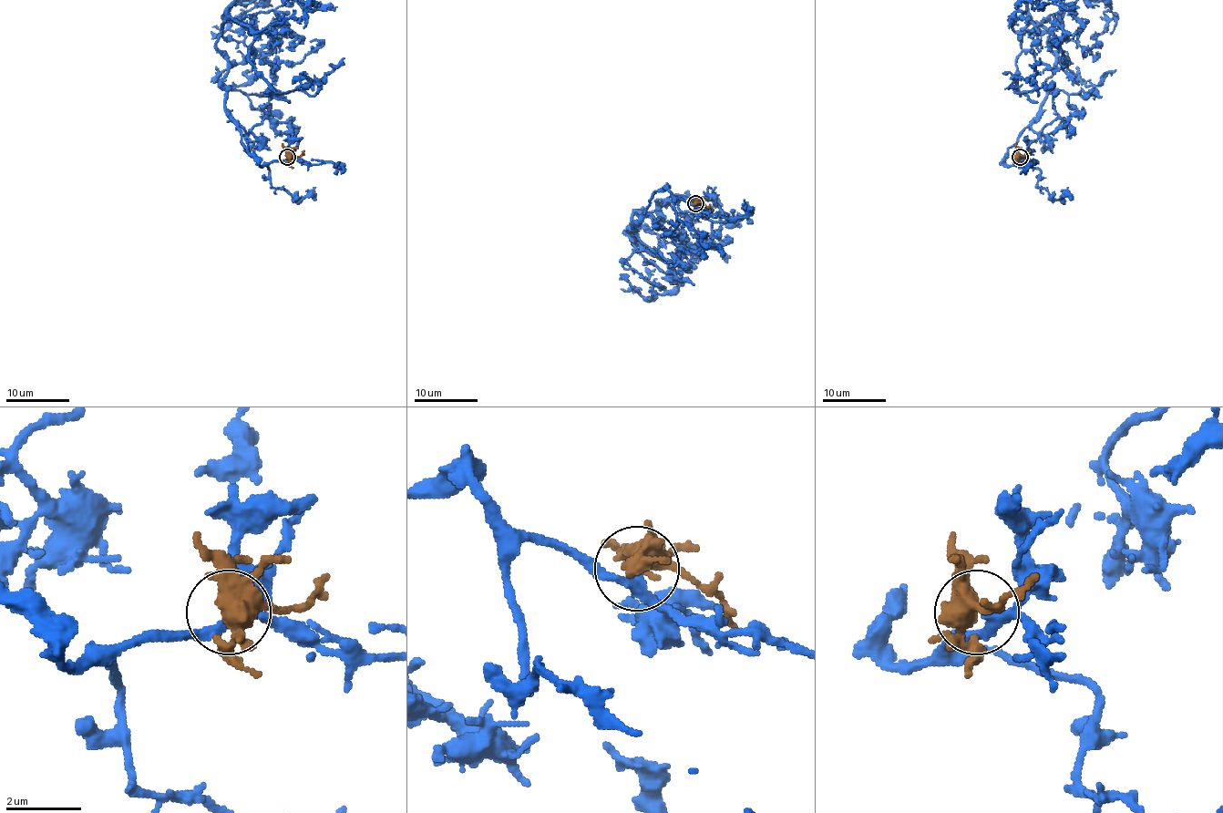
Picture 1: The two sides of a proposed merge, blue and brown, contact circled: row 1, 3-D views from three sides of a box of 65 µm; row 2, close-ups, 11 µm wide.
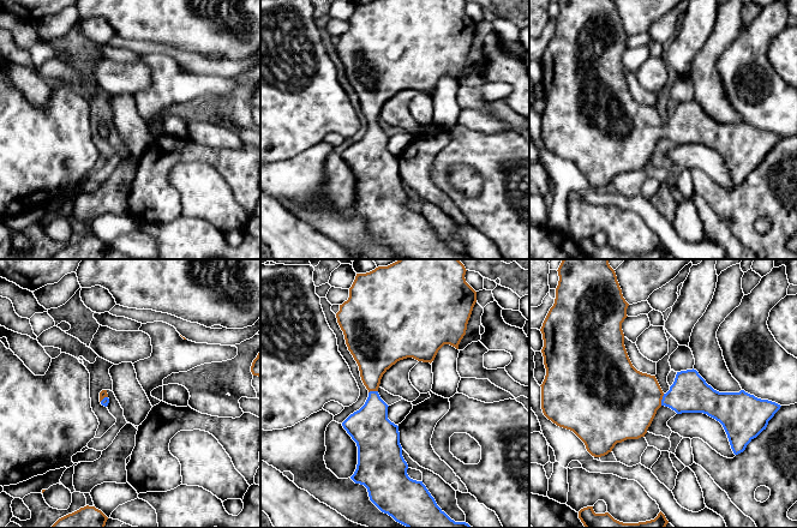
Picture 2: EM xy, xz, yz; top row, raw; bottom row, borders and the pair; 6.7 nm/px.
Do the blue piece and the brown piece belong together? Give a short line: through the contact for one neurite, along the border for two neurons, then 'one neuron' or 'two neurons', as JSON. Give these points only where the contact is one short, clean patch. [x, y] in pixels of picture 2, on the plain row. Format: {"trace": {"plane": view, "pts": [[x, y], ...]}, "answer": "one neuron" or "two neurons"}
{"trace": {"plane": "yz", "pts": [[689, 124], [679, 130], [661, 131], [624, 132]]}, "answer": "one neuron"}

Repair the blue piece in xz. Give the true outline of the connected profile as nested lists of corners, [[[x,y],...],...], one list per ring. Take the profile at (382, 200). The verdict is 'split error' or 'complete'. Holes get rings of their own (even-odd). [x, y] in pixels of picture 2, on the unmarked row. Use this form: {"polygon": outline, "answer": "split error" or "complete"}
{"polygon": [[[374,0],[366,5],[356,5],[355,11],[349,19],[349,29],[342,36],[340,36],[340,42],[336,44],[337,54],[343,62],[346,76],[348,82],[356,92],[360,102],[360,108],[368,121],[368,128],[365,136],[353,145],[350,145],[343,154],[342,157],[358,178],[358,196],[354,205],[350,210],[355,215],[364,216],[367,220],[370,232],[384,245],[391,247],[396,253],[406,257],[407,259],[473,259],[466,253],[455,253],[451,251],[436,234],[435,229],[431,227],[423,212],[413,211],[408,208],[407,200],[408,196],[402,187],[402,178],[400,175],[400,163],[398,157],[388,150],[388,136],[380,130],[378,125],[378,119],[383,106],[397,92],[413,89],[423,94],[432,94],[438,84],[438,82],[444,76],[450,76],[459,80],[459,76],[463,67],[466,66],[467,55],[471,49],[473,38],[477,34],[477,23],[466,13],[465,6],[466,0]]], "answer": "split error"}

